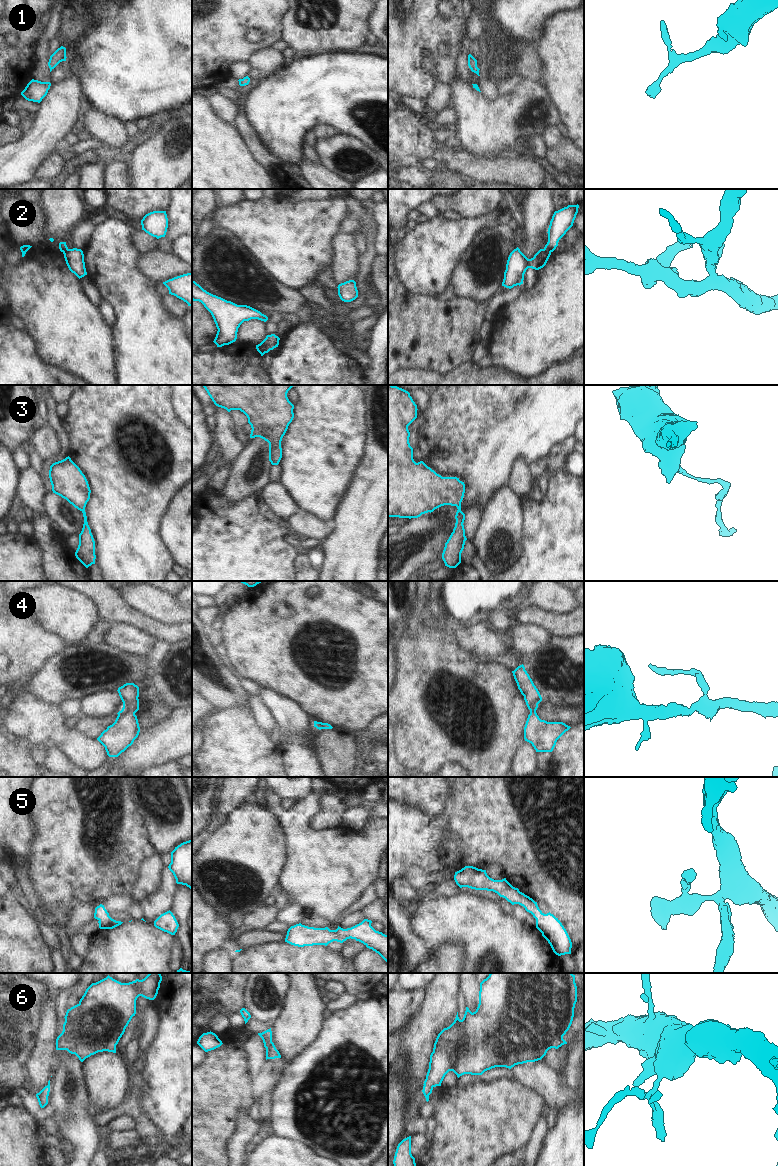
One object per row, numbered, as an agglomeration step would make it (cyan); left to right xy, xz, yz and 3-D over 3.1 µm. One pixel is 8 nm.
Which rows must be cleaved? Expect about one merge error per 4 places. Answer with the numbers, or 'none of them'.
2

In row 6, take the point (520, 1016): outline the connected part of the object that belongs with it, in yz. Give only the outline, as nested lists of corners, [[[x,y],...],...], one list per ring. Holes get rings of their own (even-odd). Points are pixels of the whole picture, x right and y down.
[[[490,973],[480,983],[476,1011],[472,1013],[466,1007],[462,1020],[457,1012],[454,1022],[438,1034],[423,1084],[422,1092],[426,1101],[429,1101],[433,1088],[441,1086],[449,1071],[453,1071],[459,1078],[464,1074],[482,1075],[495,1067],[511,1069],[518,1064],[541,1060],[549,1049],[558,1049],[567,1044],[563,1036],[572,1024],[576,1002],[577,986],[572,973]]]

